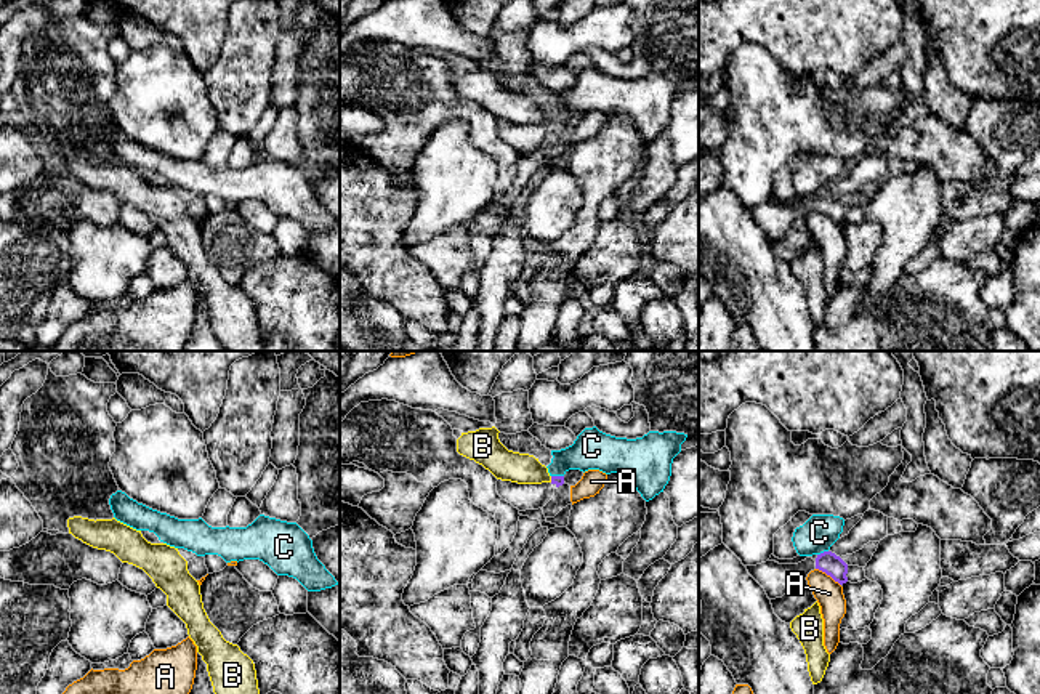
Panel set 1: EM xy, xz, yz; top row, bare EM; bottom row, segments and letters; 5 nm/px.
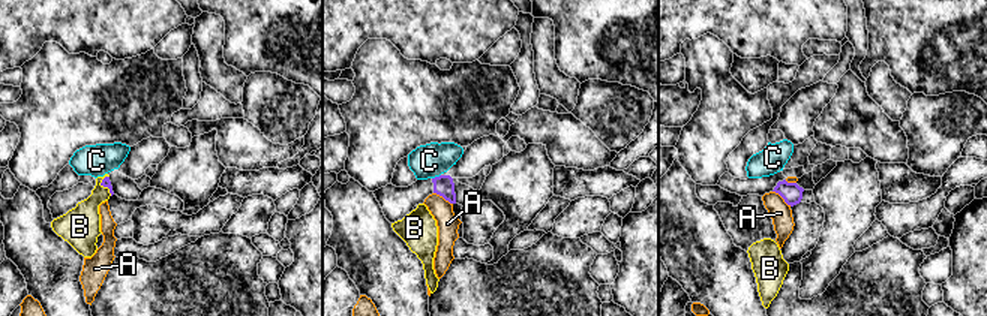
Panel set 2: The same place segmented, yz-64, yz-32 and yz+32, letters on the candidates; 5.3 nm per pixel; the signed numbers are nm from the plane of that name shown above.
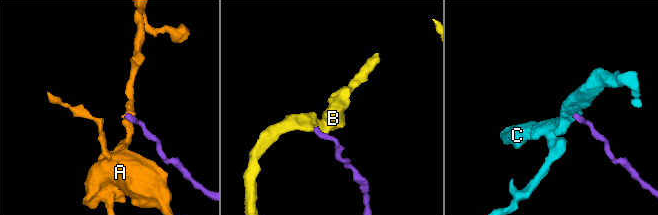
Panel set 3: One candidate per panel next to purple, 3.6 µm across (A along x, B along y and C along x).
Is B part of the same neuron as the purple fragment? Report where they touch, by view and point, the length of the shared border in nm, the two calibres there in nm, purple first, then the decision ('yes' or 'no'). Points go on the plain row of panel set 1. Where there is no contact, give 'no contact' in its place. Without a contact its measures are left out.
xz (552, 121) | 30 nm | 50/160 nm | no

